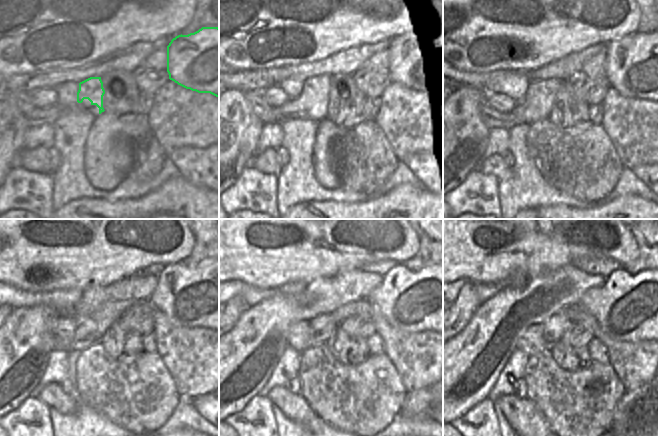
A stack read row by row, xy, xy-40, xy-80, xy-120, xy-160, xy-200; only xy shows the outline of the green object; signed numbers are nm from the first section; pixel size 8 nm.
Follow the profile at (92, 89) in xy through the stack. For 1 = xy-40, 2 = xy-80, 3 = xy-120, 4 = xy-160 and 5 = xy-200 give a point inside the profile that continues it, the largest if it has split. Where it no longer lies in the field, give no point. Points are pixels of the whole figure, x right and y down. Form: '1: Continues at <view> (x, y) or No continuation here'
1: Continues at xy-40 (317, 88)
2: Continues at xy-80 (545, 90)
3: Continues at xy-120 (105, 316)
4: Continues at xy-160 (411, 301)
5: Continues at xy-200 (646, 306).

